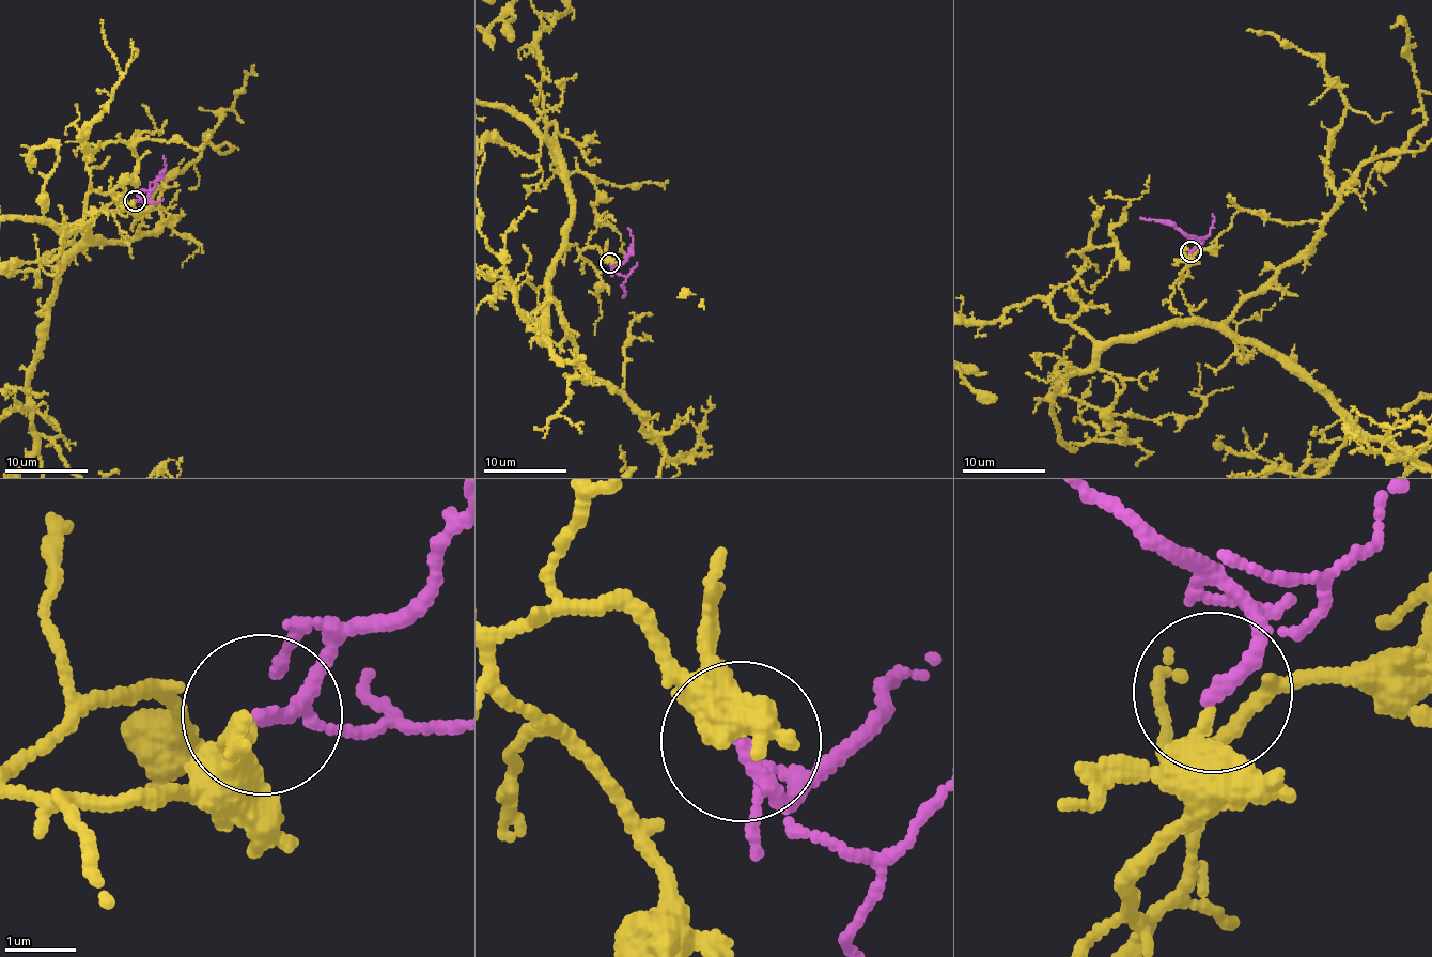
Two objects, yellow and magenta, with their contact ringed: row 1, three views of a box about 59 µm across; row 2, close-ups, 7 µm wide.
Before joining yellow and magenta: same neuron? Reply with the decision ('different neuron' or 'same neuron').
different neuron

